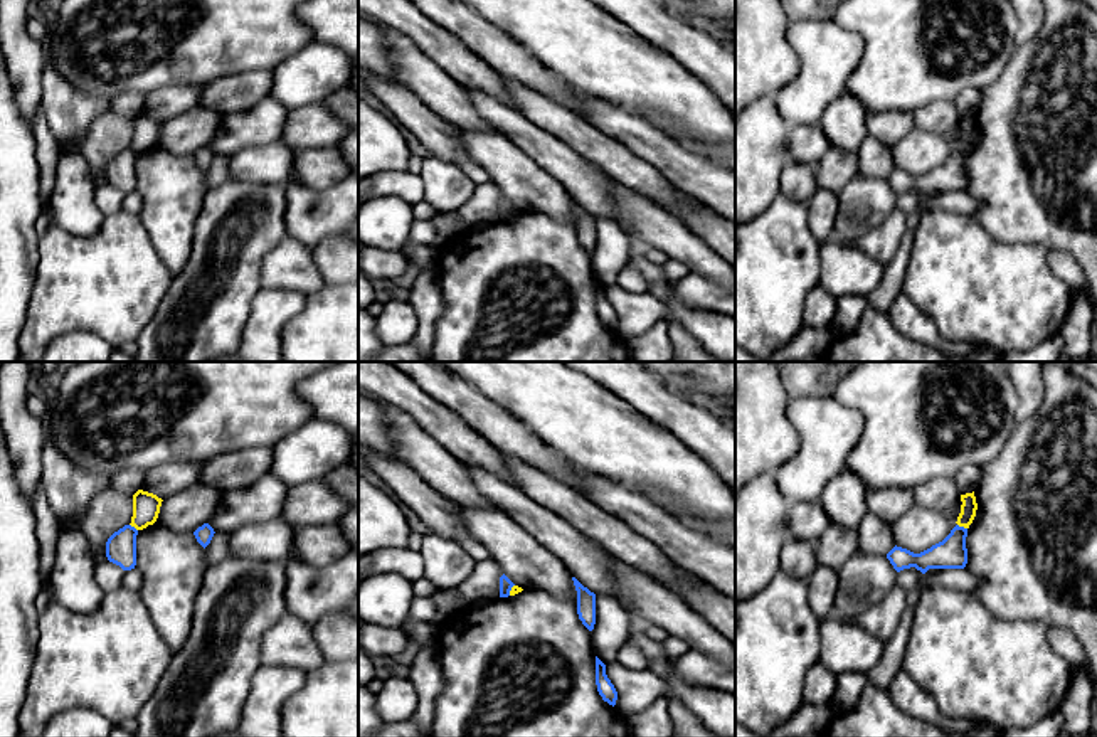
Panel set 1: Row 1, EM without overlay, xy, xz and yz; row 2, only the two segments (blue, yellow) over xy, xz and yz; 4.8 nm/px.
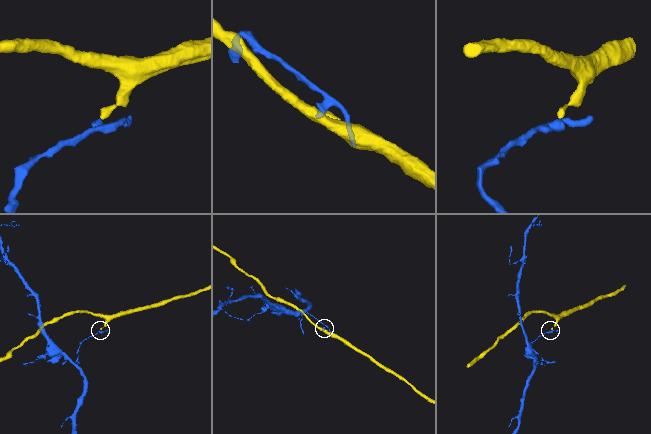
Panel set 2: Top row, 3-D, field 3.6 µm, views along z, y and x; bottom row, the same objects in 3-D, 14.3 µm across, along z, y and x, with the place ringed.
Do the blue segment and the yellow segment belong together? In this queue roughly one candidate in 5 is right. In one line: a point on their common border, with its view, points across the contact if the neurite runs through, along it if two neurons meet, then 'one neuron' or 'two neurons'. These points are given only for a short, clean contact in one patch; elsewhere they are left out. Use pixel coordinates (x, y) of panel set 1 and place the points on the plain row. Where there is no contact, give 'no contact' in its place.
contact yz (963, 150); border yz (958, 147), (966, 152); two neurons

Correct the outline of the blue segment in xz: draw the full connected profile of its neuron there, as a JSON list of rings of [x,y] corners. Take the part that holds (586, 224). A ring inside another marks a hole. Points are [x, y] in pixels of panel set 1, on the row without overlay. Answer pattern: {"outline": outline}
{"outline": [[[572,200],[577,214],[577,237],[582,247],[592,254],[596,247],[596,217]]]}

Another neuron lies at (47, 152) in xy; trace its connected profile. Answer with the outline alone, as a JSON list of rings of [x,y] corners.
[[[42,104],[37,108],[30,130],[35,138],[35,158],[39,165],[40,210],[42,214],[47,214],[50,209],[50,195],[56,185],[56,170],[61,150],[49,128]]]

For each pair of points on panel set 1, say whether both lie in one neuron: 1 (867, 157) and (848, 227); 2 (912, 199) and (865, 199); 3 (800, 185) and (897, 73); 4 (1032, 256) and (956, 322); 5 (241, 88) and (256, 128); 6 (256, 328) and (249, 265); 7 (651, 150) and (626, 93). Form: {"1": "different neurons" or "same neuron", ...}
{"1": "same neuron", "2": "different neurons", "3": "different neurons", "4": "same neuron", "5": "same neuron", "6": "different neurons", "7": "different neurons"}

